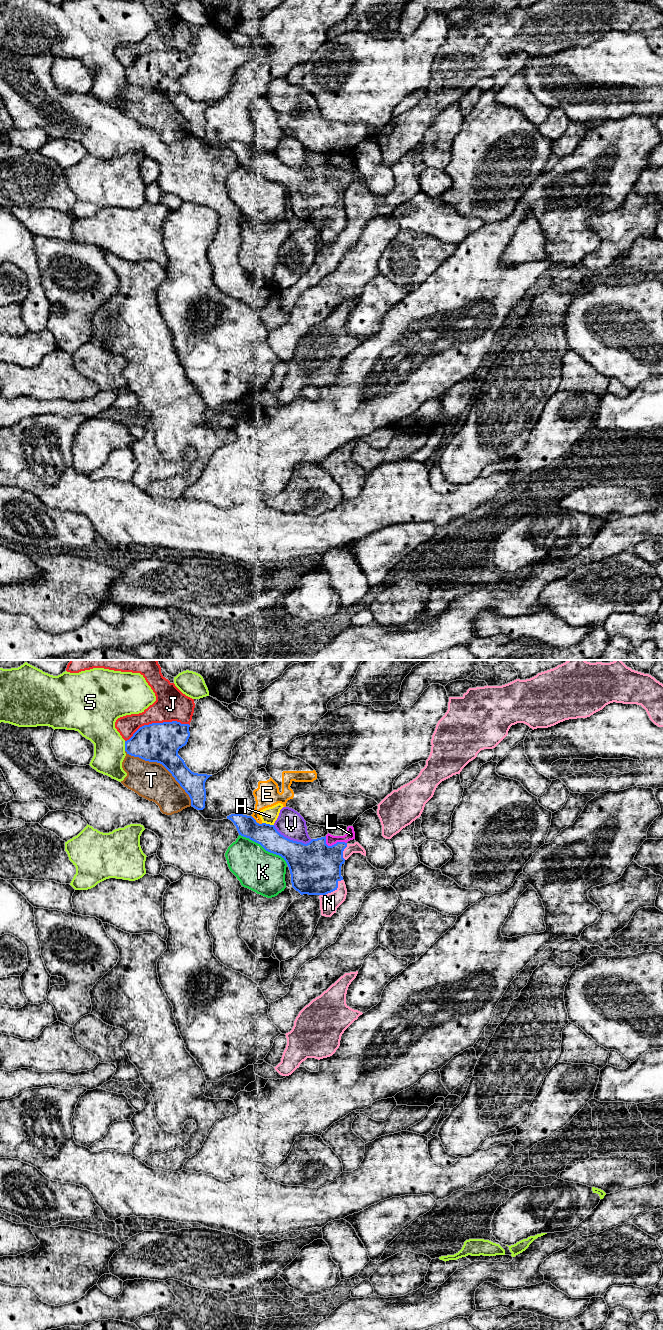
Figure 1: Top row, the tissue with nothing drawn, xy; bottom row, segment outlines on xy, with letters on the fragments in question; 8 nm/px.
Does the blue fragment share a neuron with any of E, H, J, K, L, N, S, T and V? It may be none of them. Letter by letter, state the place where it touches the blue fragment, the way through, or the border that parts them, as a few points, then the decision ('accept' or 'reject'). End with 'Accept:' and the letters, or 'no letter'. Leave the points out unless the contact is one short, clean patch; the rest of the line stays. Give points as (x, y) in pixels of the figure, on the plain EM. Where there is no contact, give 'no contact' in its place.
E: xy (255, 149) | reject
H: xy (268, 152) | reject
J: xy (157, 51) | reject
K: xy (264, 176) | reject
L: xy (333, 173) | along xy (325, 164), (328, 173), (346, 171) | reject
N: xy (333, 218) | accept
S: xy (125, 74) | reject
T: xy (164, 94) | reject
V: xy (292, 168) | reject
Accept: N

